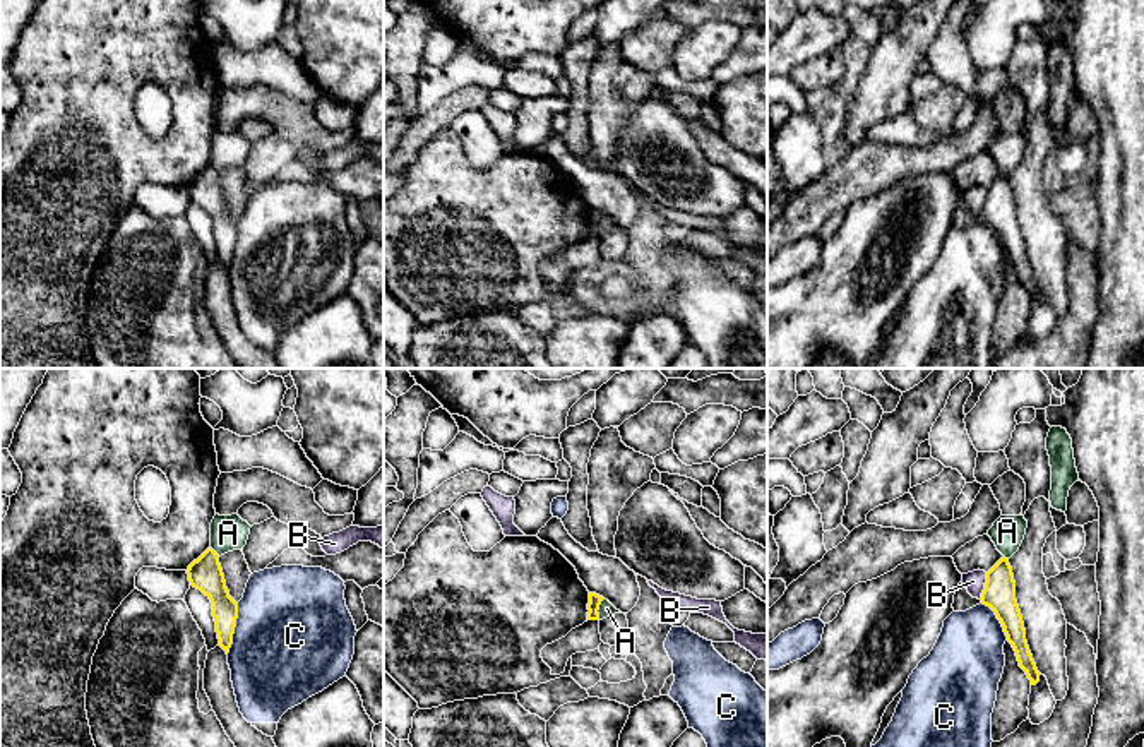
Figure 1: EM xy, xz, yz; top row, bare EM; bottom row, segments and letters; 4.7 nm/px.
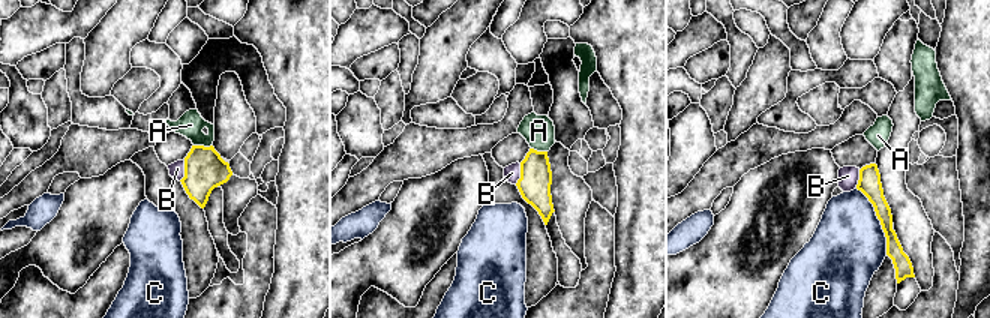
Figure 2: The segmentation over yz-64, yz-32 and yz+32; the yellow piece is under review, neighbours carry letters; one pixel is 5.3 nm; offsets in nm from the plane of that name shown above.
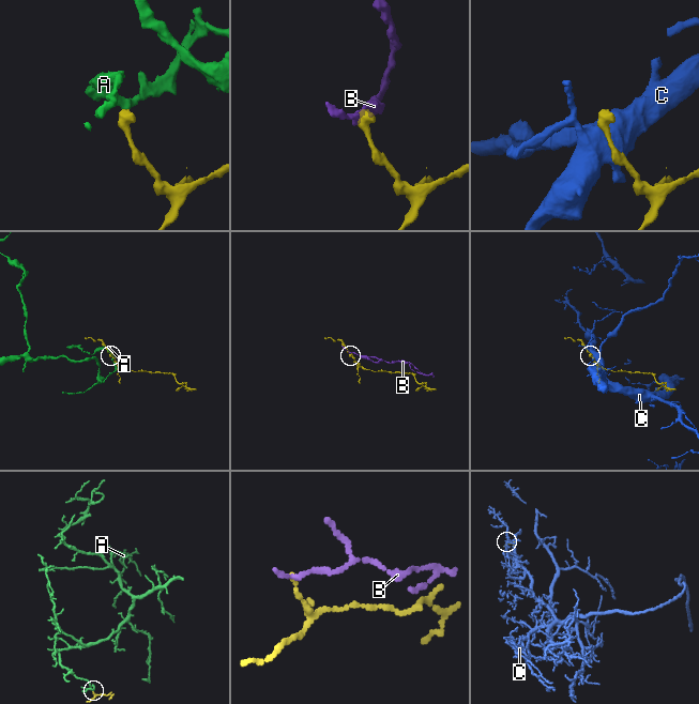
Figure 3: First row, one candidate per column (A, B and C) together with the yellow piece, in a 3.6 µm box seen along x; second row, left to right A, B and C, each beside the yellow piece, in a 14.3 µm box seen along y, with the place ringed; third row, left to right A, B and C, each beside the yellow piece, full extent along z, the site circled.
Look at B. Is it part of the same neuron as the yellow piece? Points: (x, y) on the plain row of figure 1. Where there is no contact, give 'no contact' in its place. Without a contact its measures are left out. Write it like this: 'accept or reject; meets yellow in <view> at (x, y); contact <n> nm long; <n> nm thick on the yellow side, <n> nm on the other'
reject; meets yellow in yz at (985, 203); contact 130 nm long; 150 nm thick on the yellow side, 100 nm on the other

